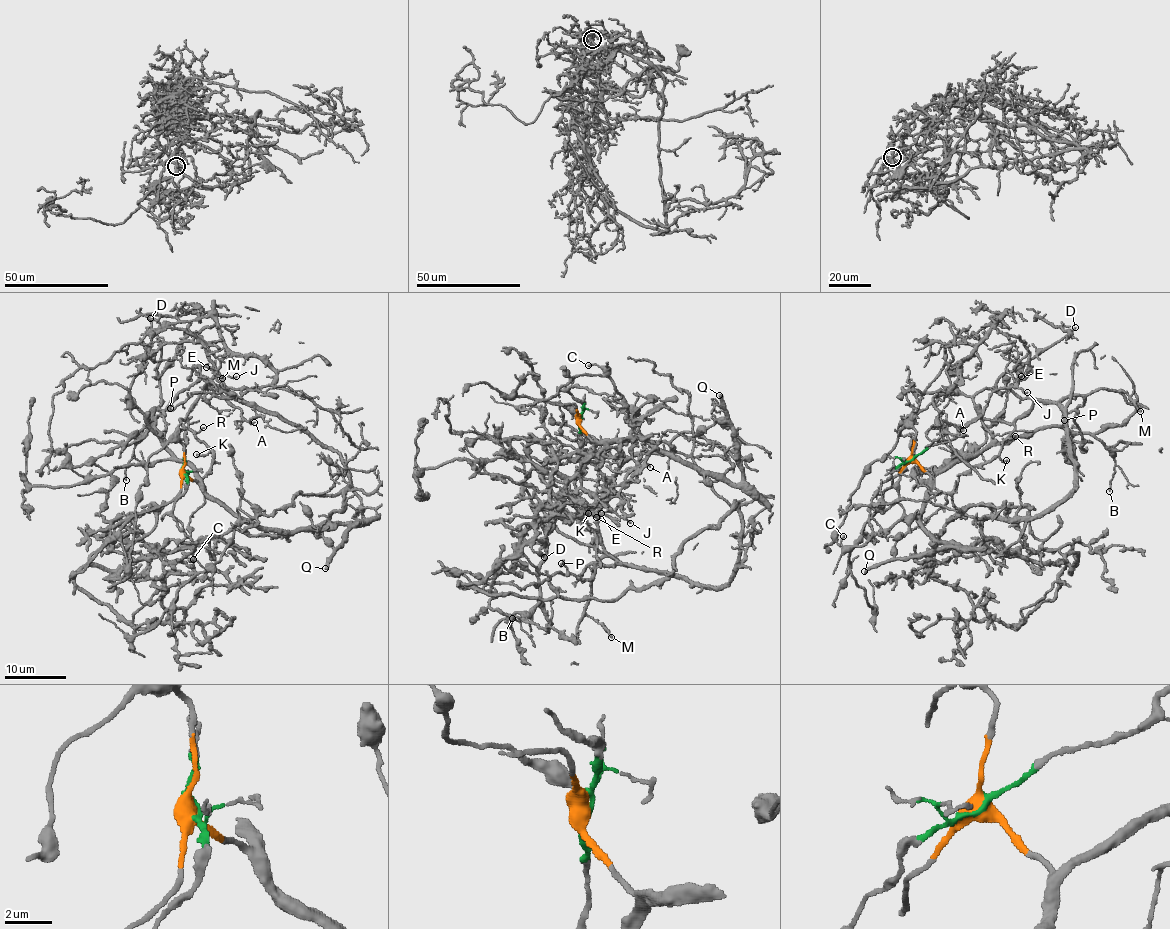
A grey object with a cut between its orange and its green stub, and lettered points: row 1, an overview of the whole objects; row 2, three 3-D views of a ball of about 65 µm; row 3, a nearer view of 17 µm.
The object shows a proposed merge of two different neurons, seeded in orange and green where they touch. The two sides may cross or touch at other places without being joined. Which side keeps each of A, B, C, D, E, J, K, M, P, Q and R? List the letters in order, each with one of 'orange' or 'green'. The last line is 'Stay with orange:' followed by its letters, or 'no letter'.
A: green
B: orange
C: orange
D: orange
E: green
J: green
K: green
M: green
P: green
Q: orange
R: green
Stay with orange: B, C, D, Q

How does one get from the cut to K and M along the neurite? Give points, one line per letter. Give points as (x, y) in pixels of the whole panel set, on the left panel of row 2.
K: (184, 471), (180, 418), (187, 420), (187, 425), (209, 449), (206, 454), (196, 454)
M: (184, 471), (185, 429), (180, 418), (212, 384), (200, 375), (200, 367), (194, 366), (205, 365), (223, 378)

